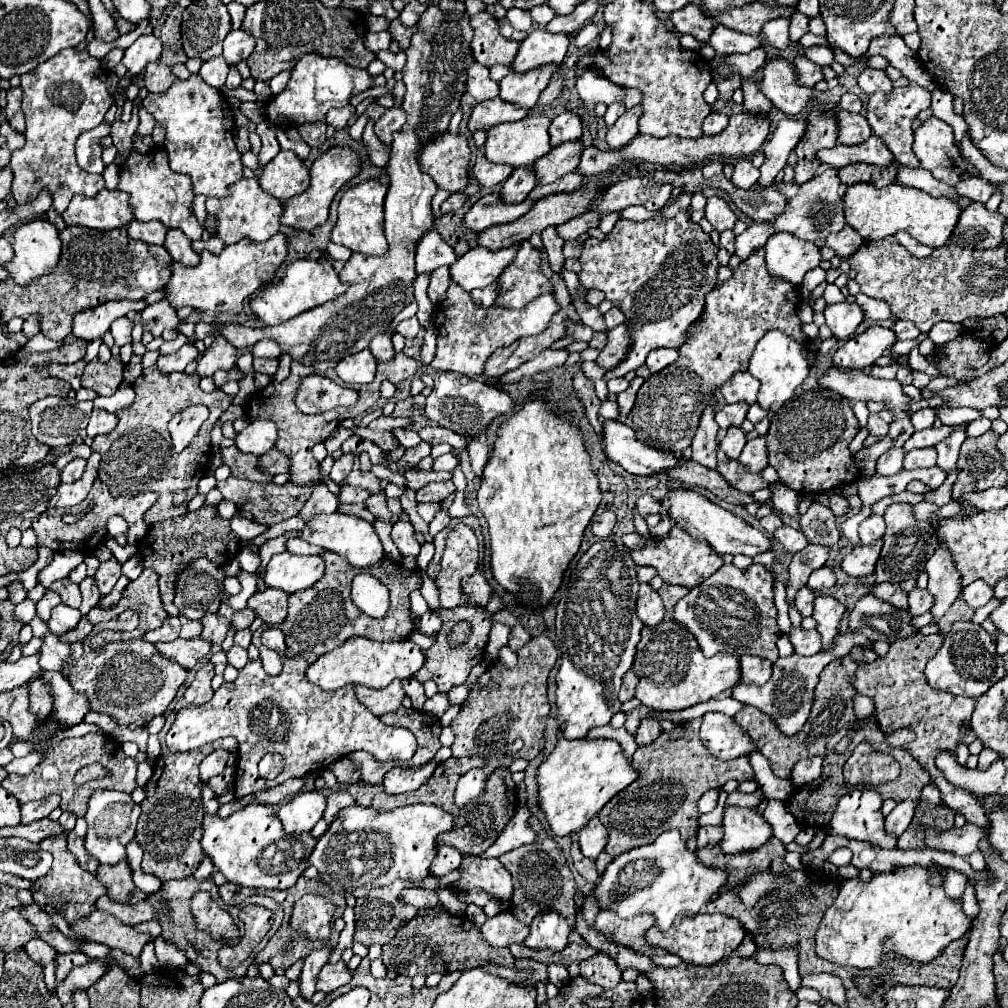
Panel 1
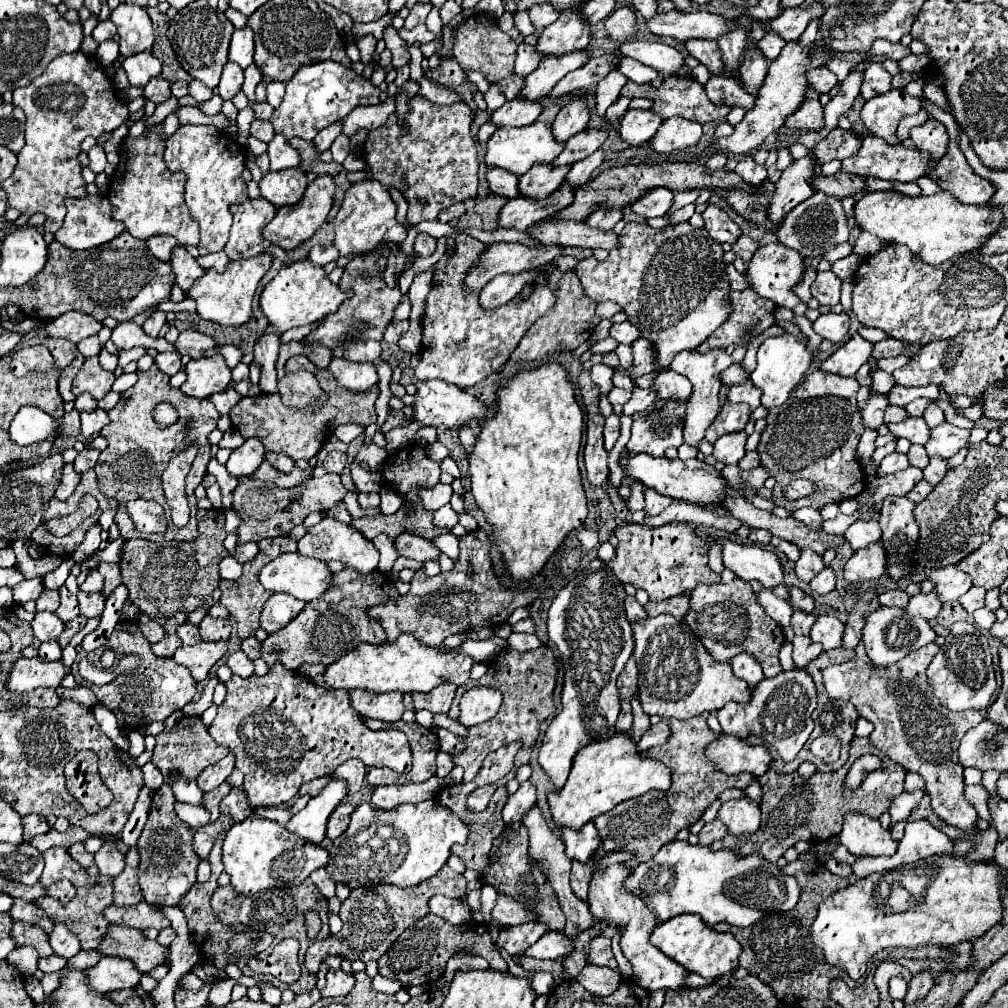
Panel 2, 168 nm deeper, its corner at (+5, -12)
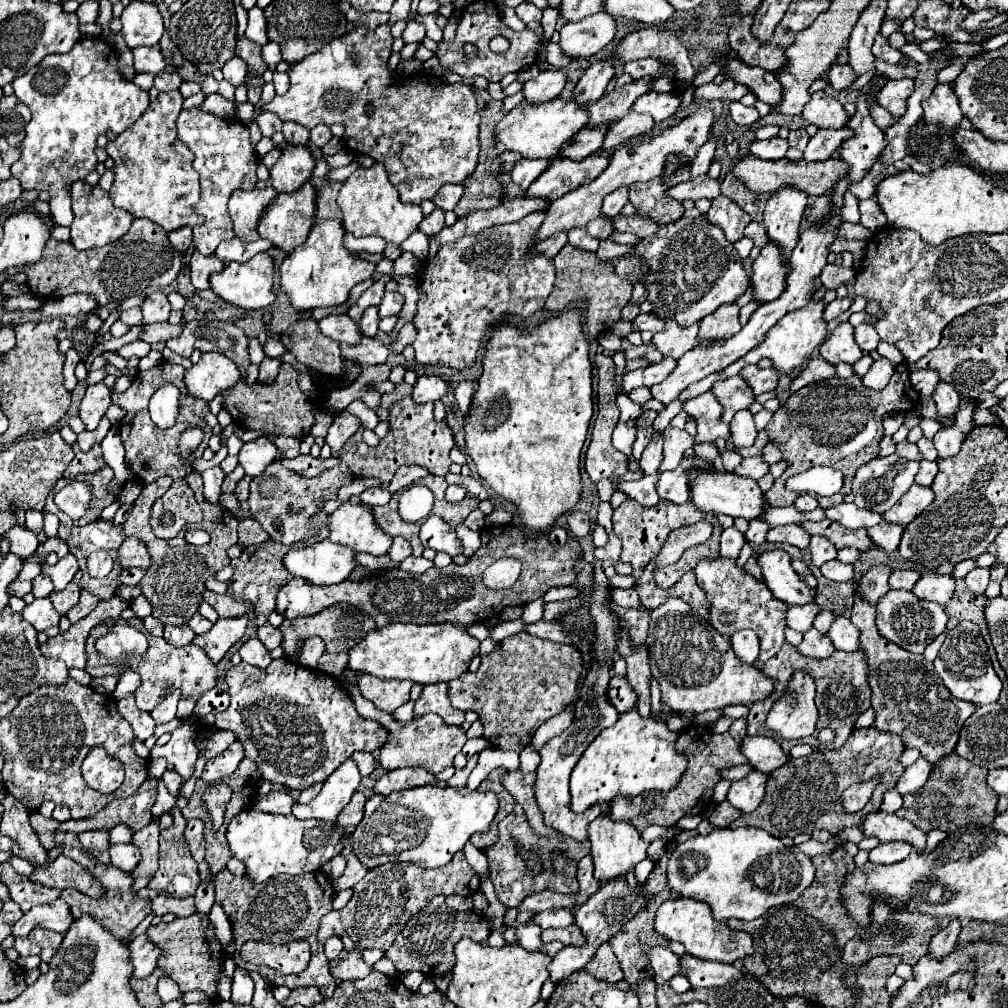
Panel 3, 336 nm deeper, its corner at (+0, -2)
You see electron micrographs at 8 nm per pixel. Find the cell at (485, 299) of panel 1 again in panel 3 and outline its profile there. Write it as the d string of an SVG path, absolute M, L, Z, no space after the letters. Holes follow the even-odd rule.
M557 232L555 236L549 236L547 240L539 242L539 246L535 246L535 250L531 250L531 256L537 254L537 252L541 252L547 258L553 258L565 244L567 244L567 232Z

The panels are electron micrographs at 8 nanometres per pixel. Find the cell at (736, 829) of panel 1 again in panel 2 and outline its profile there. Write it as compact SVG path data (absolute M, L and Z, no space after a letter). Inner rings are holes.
M748 798L724 802L718 810L718 818L726 824L728 834L732 836L750 836L760 828L760 808Z

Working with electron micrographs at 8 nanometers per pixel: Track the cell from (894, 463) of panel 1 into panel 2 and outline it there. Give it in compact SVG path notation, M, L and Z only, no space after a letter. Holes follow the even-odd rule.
M894 452L894 454L888 454L888 456L882 460L878 472L880 472L880 474L894 474L894 472L906 470L908 466L910 466L910 464L908 464L906 454L898 454L898 452Z

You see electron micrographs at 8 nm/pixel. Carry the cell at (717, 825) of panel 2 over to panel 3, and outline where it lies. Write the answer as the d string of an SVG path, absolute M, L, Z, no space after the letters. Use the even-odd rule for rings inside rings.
M725 800L725 802L717 804L717 808L715 808L715 812L711 814L709 822L715 824L717 828L727 828L727 826L729 826L733 820L737 820L739 816L741 816L741 812L739 812L737 808L733 808L733 806Z

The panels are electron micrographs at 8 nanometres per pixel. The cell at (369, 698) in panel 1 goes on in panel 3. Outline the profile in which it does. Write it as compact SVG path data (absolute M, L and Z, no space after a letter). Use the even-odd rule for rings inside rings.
M371 674L359 676L359 690L363 698L367 698L385 712L393 712L401 704L409 702L411 686L413 686L411 680L381 680Z

